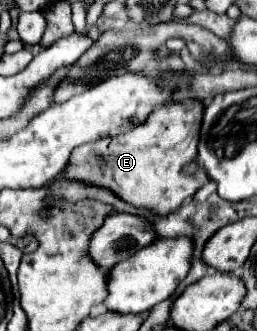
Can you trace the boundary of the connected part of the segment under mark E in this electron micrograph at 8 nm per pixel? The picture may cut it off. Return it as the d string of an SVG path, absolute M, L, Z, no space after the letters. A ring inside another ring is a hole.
M199 100L167 102L153 110L145 122L137 124L125 134L77 146L59 178L107 188L135 208L153 210L157 216L167 216L209 182L205 174L183 176L183 166L197 156L201 112L203 102Z

